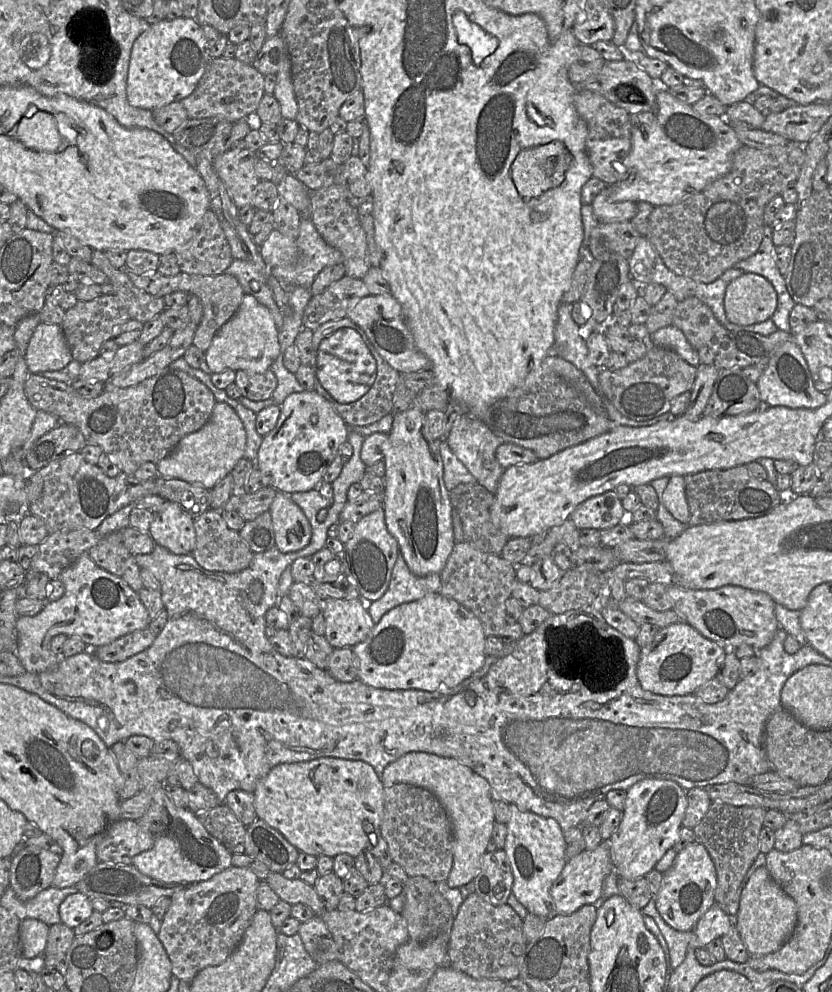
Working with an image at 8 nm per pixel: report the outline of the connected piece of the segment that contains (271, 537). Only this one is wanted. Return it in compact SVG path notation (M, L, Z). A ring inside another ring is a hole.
M270 511L246 521L239 531L240 537L254 553L263 553L275 547L275 535Z

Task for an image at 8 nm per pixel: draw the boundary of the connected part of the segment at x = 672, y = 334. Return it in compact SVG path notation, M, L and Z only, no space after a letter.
M673 324L650 334L649 342L651 345L673 350L692 366L697 367L700 364L698 351L688 342L683 332Z

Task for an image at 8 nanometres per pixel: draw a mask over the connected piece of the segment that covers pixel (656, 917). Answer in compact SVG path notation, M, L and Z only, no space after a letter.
M655 897L641 910L643 916L651 917L669 948L670 961L673 969L677 968L685 959L688 946L696 949L696 938L693 930L690 931L677 931L671 928L660 916L655 906Z

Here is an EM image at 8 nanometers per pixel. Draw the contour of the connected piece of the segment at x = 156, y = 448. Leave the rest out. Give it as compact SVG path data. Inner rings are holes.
M169 367L137 385L107 389L94 398L80 396L69 384L32 373L25 381L24 392L37 411L54 414L60 423L76 426L87 444L99 446L104 454L115 461L121 472L132 476L143 463L157 464L173 451L182 437L201 429L209 420L216 404L213 393L205 384L183 371Z

